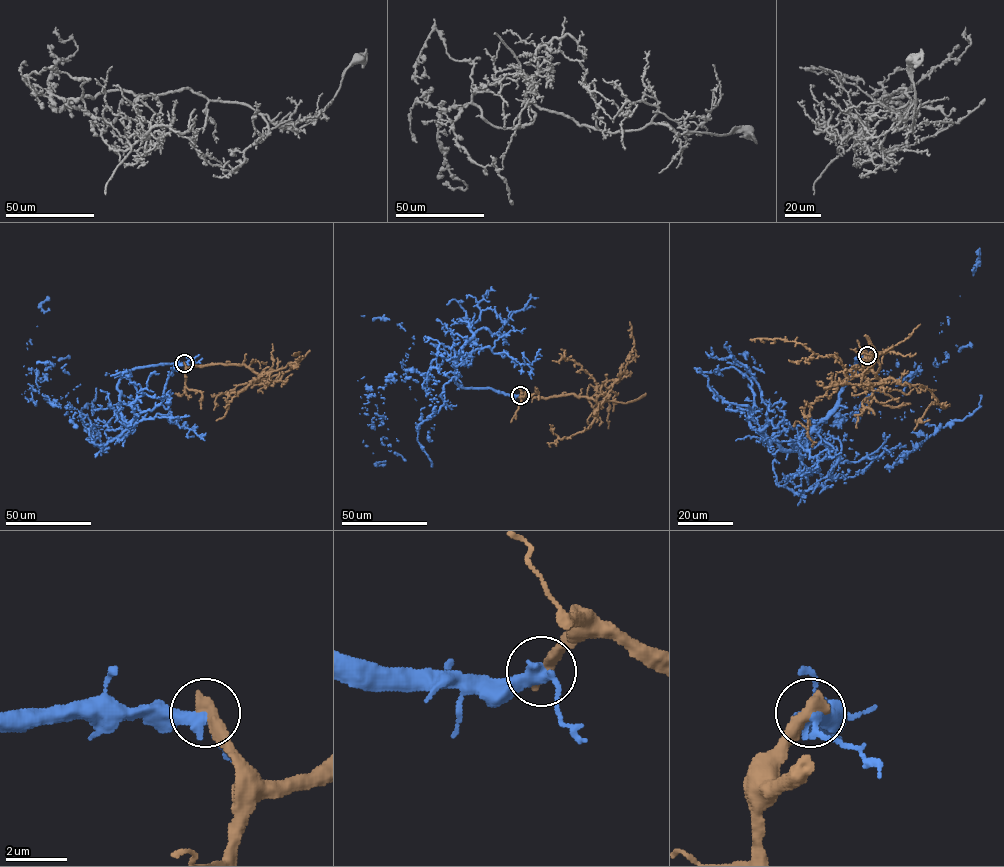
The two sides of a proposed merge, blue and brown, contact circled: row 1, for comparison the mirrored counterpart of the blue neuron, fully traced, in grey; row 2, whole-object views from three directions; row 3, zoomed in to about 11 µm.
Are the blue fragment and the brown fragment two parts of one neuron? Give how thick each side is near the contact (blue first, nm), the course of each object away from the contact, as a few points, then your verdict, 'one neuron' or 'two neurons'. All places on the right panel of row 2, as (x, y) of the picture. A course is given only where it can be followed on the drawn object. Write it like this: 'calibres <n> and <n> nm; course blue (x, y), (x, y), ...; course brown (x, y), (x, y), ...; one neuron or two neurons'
calibres 400 and 550 nm; course blue (866, 355), (794, 492), (832, 469), (840, 419), (947, 361), (980, 248); course brown (866, 355), (871, 369), (854, 375), (836, 356), (794, 341), (750, 339); one neuron

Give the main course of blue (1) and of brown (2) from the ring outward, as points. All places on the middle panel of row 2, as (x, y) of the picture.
1: (520, 395), (461, 388), (440, 344), (426, 379), (367, 395), (384, 465)
2: (520, 395), (542, 398), (574, 394), (591, 397), (603, 383), (621, 379), (625, 365), (635, 356), (629, 322)

